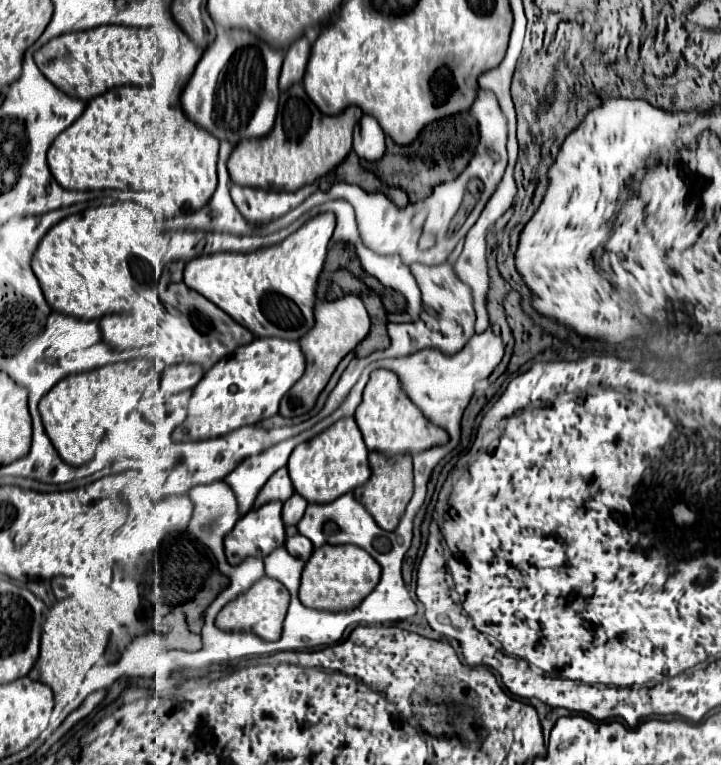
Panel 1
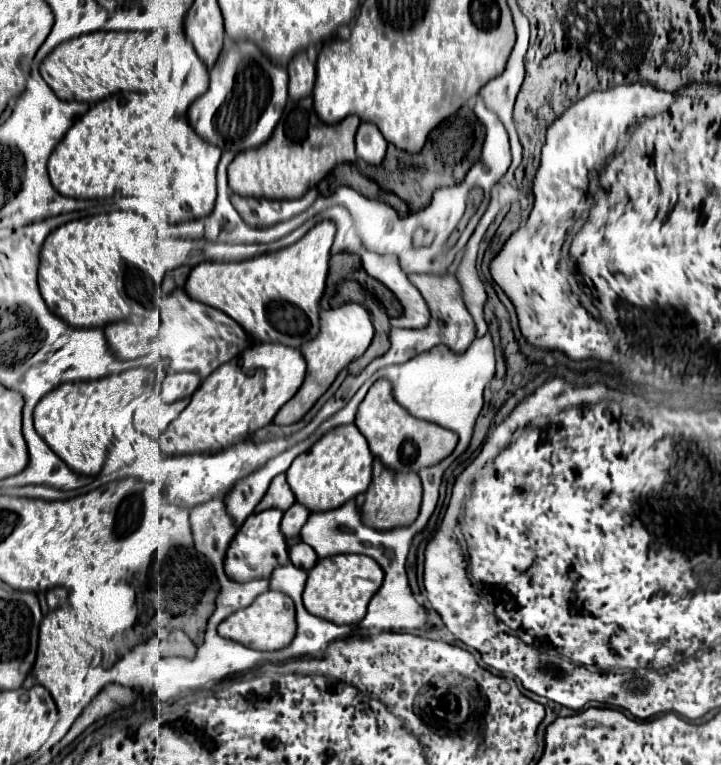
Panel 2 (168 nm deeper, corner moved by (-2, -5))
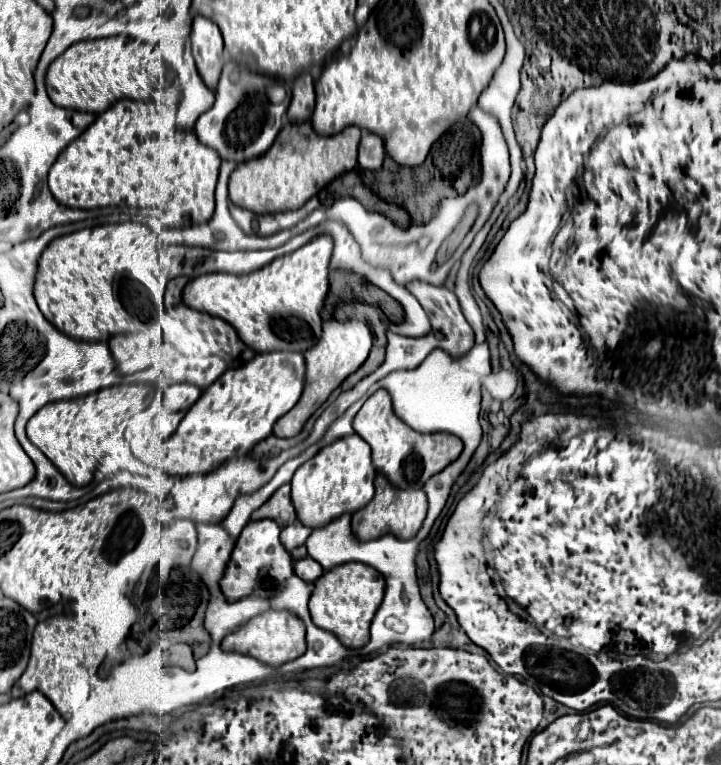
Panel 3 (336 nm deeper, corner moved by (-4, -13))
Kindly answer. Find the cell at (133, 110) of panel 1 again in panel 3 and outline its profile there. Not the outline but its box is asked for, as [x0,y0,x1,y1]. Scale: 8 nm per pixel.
[49,92,219,228]

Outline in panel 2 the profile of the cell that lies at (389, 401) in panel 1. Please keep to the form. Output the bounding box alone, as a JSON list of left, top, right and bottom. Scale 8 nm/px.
[355,378,457,472]

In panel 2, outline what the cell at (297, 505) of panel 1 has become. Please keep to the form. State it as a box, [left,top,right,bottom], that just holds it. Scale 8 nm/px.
[281,502,309,538]

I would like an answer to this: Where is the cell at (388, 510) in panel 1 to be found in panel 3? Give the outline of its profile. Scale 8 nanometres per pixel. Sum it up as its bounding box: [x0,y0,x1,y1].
[353,474,427,542]

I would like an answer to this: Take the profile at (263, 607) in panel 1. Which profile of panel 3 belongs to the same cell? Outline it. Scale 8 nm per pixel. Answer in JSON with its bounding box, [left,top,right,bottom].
[221,610,307,668]

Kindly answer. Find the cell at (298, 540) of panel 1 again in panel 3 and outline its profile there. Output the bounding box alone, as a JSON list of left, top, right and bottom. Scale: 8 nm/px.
[295,558,323,582]

